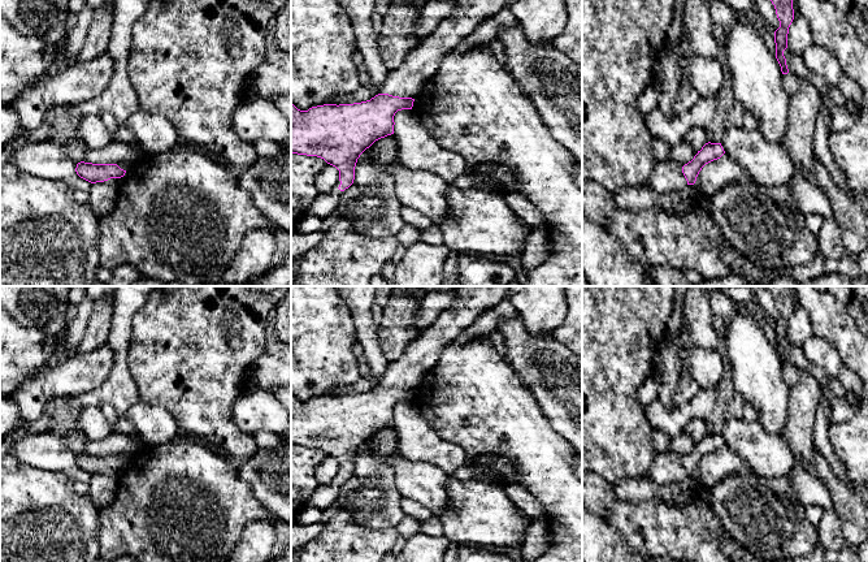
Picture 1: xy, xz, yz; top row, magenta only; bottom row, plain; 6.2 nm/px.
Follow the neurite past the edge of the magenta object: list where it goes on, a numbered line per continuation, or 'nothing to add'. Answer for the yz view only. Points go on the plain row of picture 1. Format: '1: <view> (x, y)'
1: yz (667, 467)

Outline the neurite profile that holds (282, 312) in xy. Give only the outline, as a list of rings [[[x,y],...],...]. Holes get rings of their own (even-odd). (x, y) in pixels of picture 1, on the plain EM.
[[[291,289],[273,311],[274,333],[283,345],[291,343]]]

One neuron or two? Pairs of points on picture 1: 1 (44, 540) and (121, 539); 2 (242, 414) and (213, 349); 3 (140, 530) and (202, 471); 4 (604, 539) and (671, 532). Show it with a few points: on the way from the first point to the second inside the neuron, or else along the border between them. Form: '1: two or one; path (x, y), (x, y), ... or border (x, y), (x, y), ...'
1: two; border (100, 510), (99, 548)
2: two; border (255, 384), (231, 407), (231, 419), (241, 429)
3: one; path (159, 515), (176, 509), (183, 489)
4: two; border (604, 517), (628, 548)

